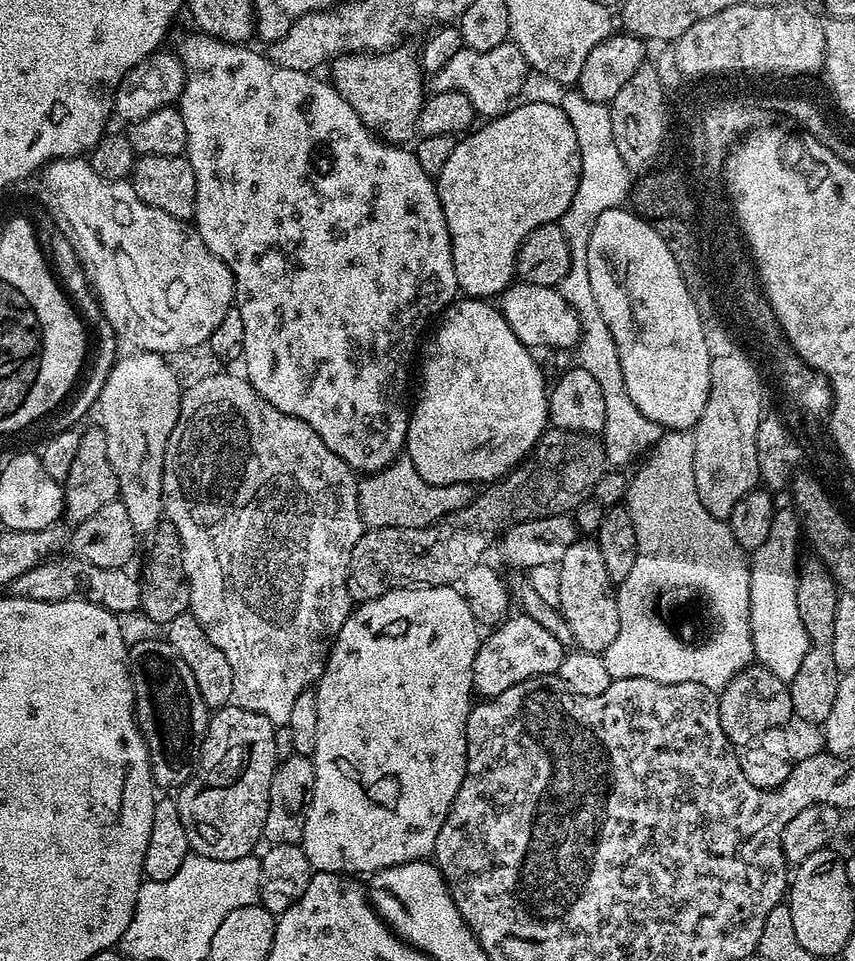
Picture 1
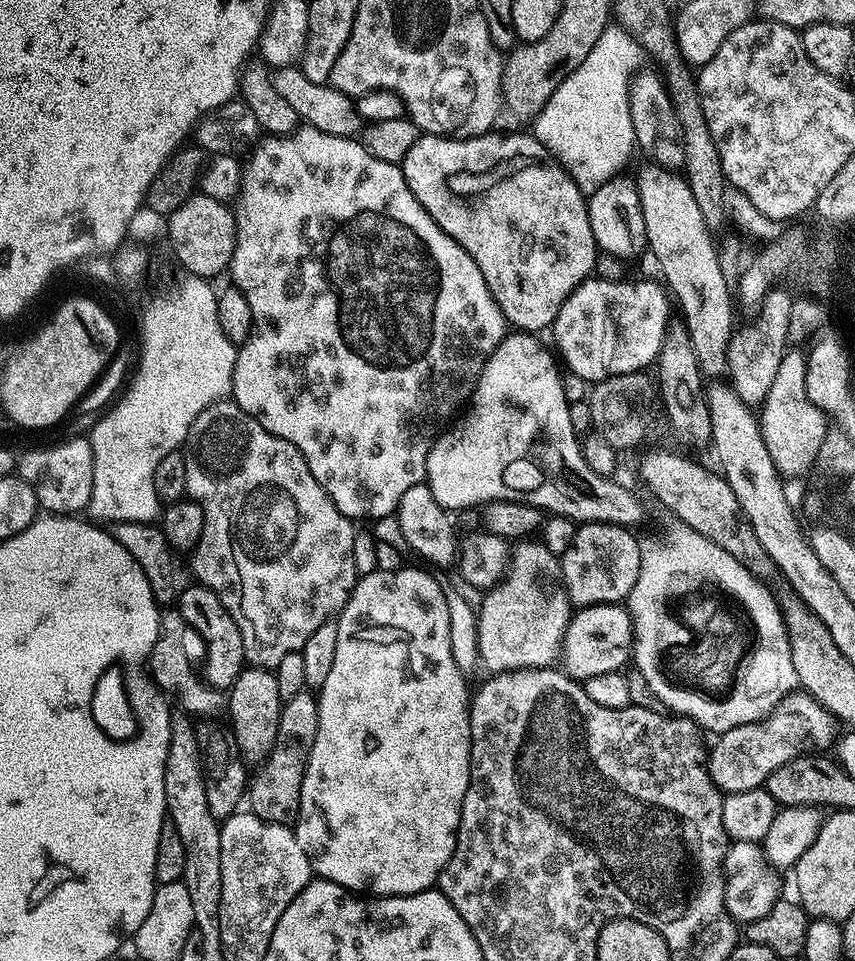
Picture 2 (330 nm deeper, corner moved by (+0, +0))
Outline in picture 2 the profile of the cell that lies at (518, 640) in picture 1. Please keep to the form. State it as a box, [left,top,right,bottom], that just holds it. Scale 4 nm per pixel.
[558,603,632,682]

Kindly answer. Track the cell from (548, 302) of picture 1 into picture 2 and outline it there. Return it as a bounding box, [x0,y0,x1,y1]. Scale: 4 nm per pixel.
[550,278,670,382]

